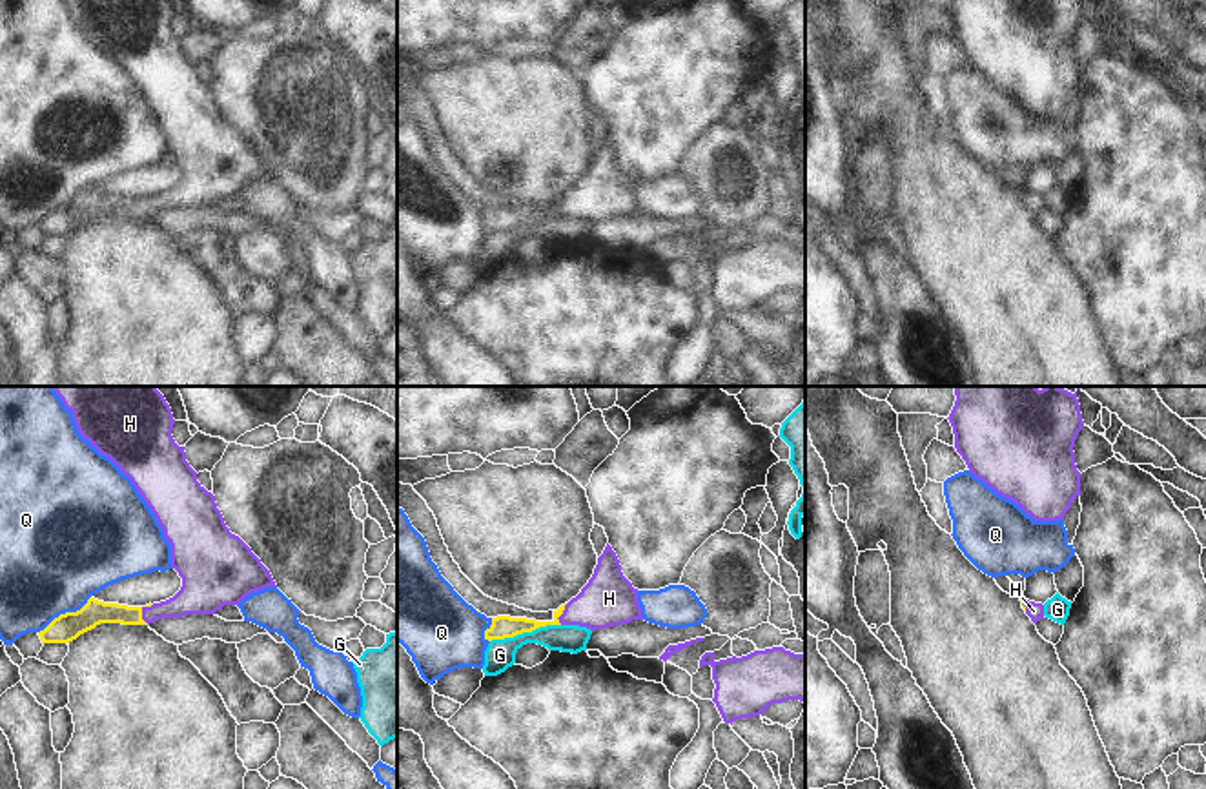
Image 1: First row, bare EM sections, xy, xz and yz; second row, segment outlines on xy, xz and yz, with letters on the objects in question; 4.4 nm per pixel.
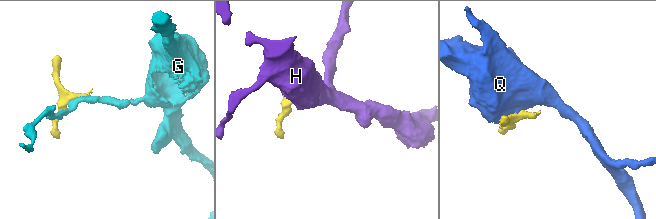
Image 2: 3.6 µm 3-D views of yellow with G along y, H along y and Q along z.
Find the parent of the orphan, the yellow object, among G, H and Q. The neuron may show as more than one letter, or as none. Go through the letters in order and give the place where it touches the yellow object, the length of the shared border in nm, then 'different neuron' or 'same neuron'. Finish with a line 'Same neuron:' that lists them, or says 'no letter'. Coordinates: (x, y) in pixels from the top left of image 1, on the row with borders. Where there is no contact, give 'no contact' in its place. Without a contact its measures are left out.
G: meets yellow in xz at (525, 631); contact 320 nm long; different neuron
H: meets yellow in xz at (562, 613); contact 100 nm long; same neuron
Q: meets yellow in xy at (66, 613); contact 280 nm long; different neuron
Same neuron: H

